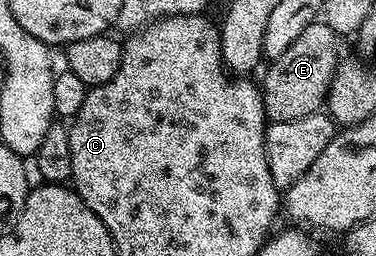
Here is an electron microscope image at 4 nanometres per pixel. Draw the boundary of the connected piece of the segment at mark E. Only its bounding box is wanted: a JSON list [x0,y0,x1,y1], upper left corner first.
[261,19,341,122]

